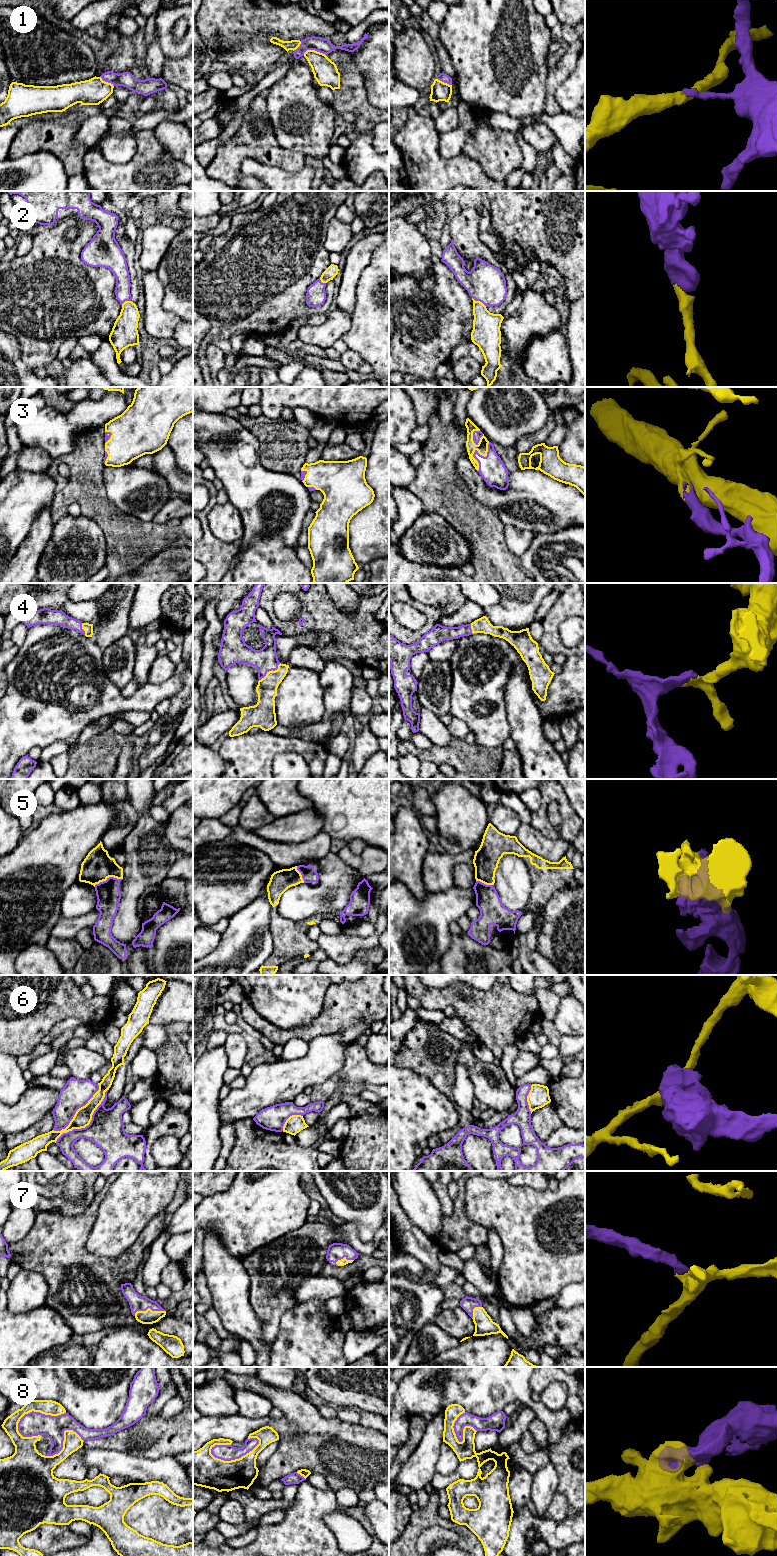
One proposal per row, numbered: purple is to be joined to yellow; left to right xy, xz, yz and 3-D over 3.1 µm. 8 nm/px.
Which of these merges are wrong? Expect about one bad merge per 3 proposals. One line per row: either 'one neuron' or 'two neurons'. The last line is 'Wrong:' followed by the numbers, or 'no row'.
1: two neurons
2: one neuron
3: one neuron
4: one neuron
5: one neuron
6: two neurons
7: one neuron
8: two neurons
Wrong: 1, 6, 8

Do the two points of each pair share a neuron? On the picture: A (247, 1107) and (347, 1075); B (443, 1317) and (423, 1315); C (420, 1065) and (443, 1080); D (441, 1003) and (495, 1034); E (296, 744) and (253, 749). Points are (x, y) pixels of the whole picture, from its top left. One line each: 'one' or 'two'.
A: two
B: two
C: one
D: one
E: one

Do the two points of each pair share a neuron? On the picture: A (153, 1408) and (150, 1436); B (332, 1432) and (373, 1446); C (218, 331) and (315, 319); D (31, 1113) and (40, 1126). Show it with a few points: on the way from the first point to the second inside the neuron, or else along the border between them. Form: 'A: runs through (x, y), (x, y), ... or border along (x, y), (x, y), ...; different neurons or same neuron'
A: border along (158, 1413), (145, 1415); different neurons
B: runs through (342, 1433), (360, 1433), (363, 1436); same neuron
C: border along (314, 313), (297, 316), (284, 329); different neurons
D: border along (51, 1111), (25, 1129), (16, 1132); different neurons

